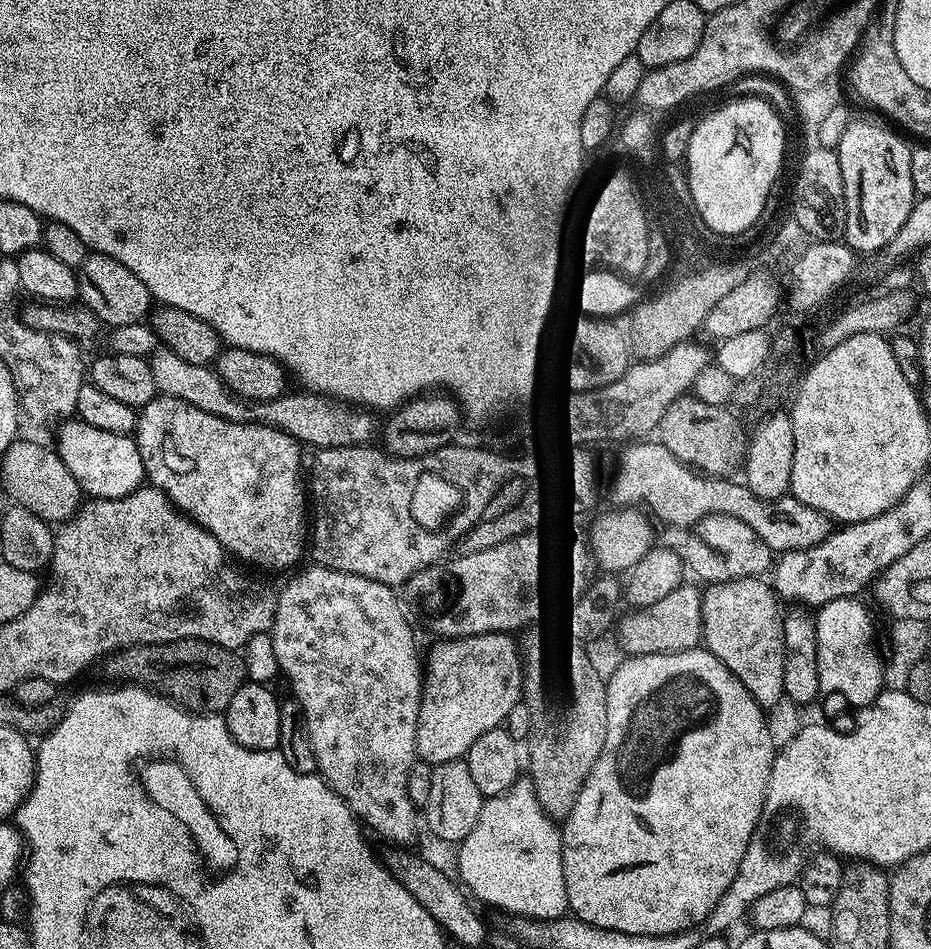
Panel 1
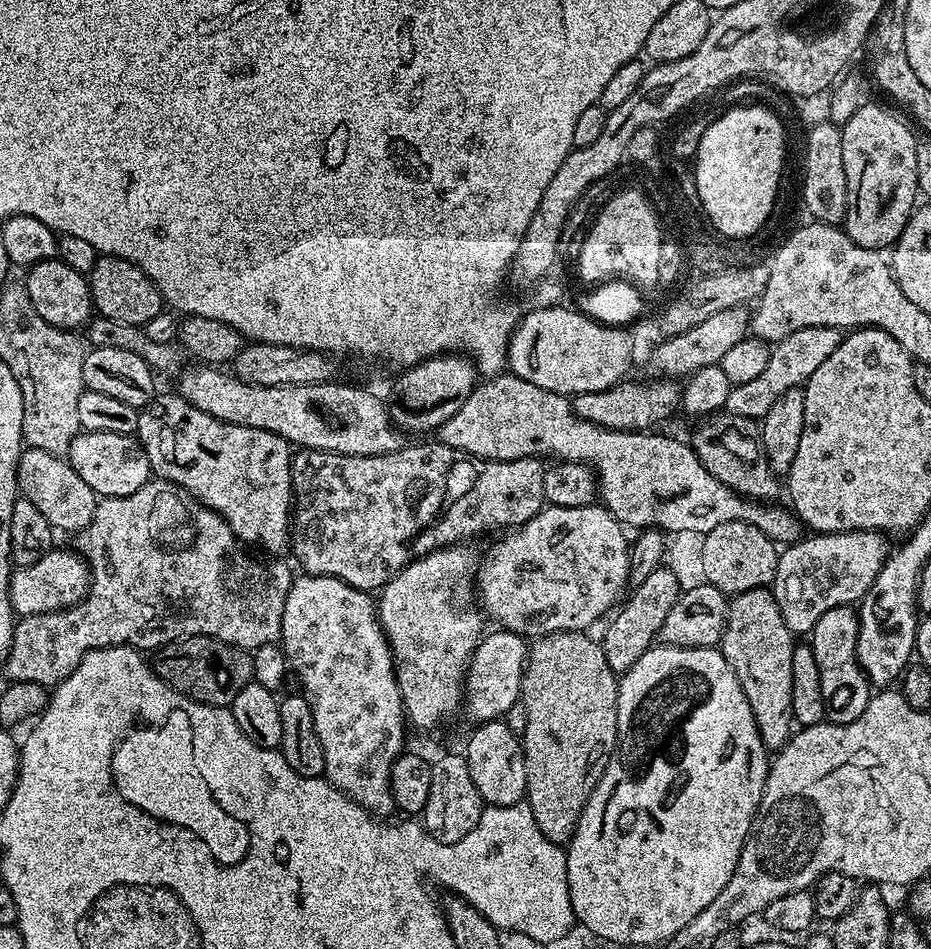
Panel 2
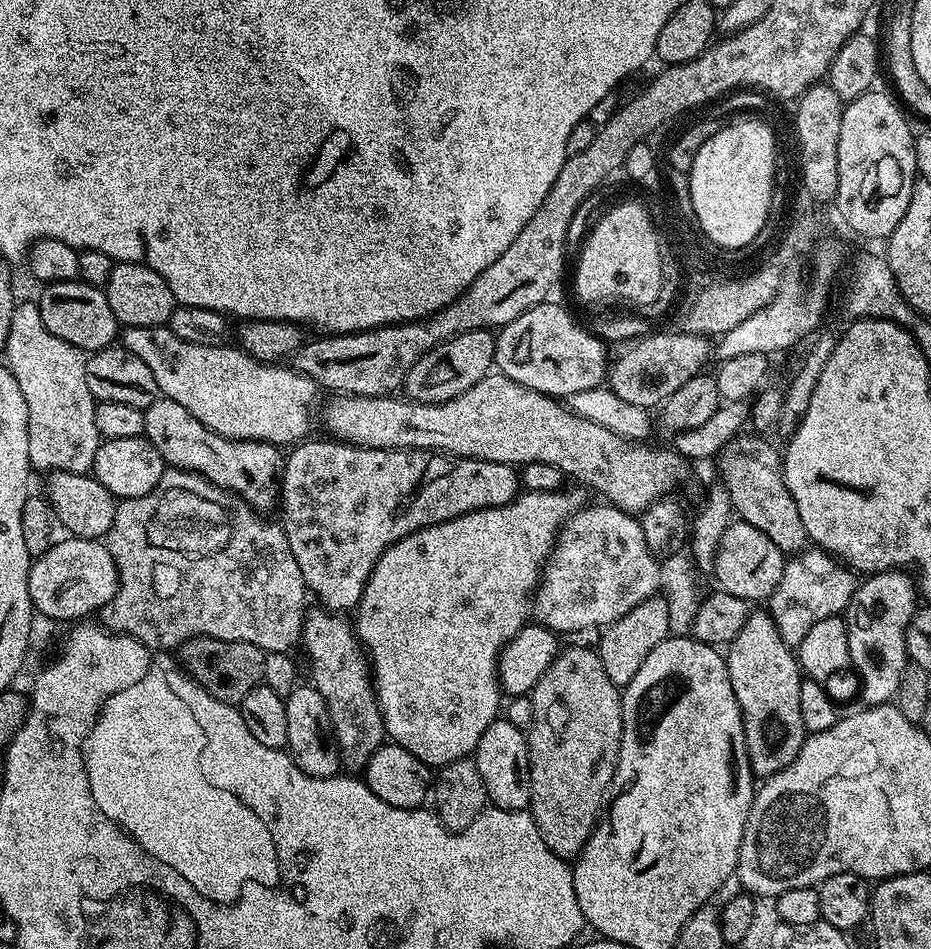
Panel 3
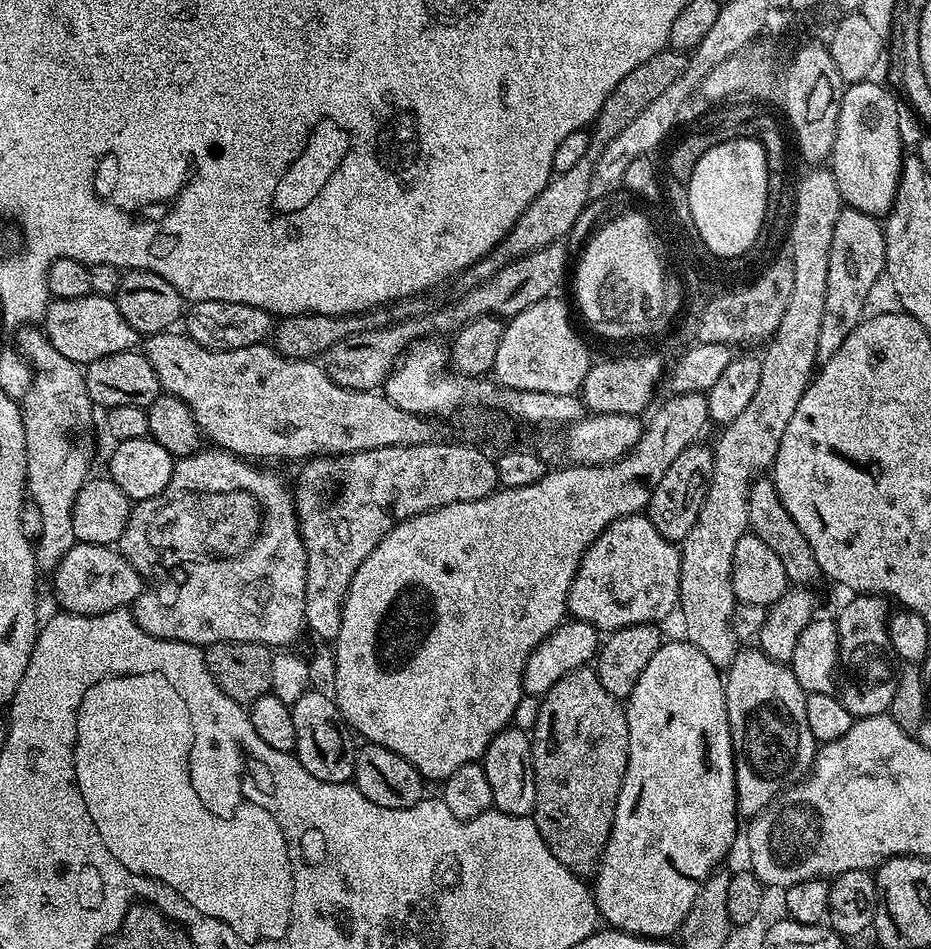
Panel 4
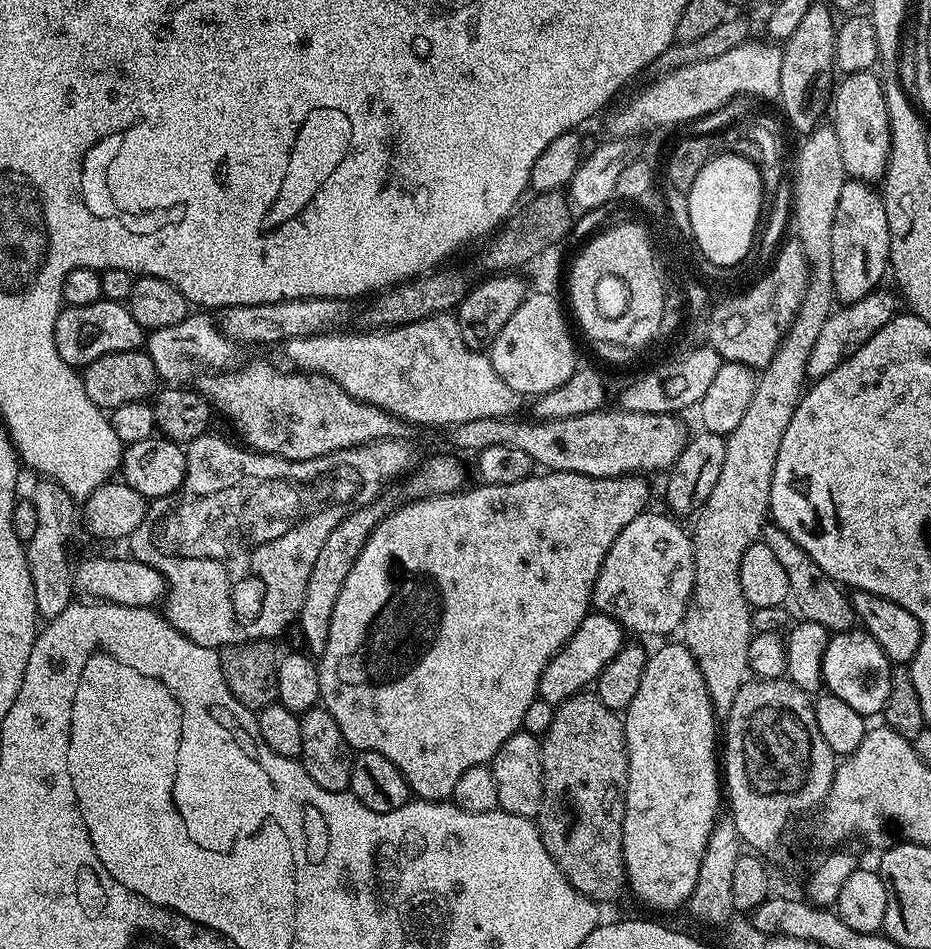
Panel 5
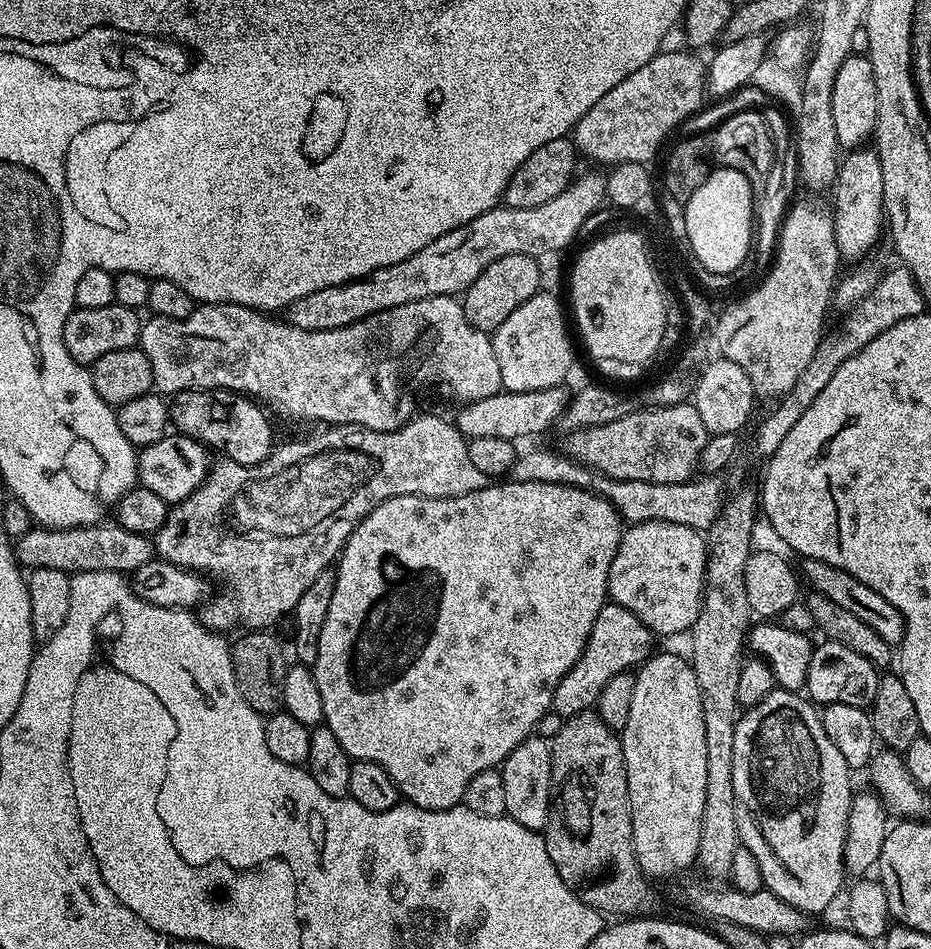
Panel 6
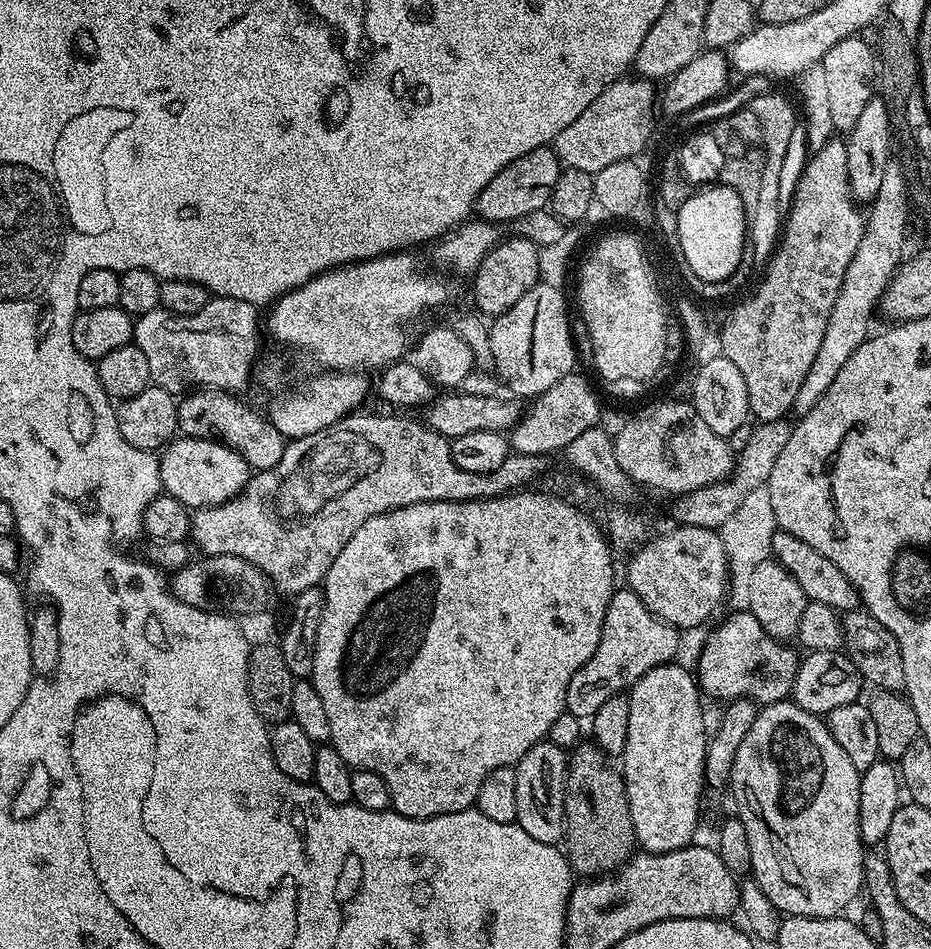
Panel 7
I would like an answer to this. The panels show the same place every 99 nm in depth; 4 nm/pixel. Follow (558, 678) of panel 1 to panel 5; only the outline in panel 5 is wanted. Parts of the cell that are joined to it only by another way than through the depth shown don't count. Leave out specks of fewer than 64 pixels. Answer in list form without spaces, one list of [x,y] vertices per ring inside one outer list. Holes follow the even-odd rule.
[[[585,690],[569,700],[563,700],[558,705],[554,720],[550,722],[550,730],[540,740],[540,757],[542,758],[542,770],[544,771],[544,797],[540,803],[538,813],[538,827],[540,837],[558,870],[574,886],[576,892],[580,892],[589,900],[603,902],[603,900],[616,900],[623,892],[626,892],[626,877],[624,874],[624,851],[622,850],[622,826],[624,825],[624,799],[626,798],[626,786],[628,785],[628,743],[624,737],[624,722],[617,713],[611,712],[606,706],[602,706],[595,691]]]

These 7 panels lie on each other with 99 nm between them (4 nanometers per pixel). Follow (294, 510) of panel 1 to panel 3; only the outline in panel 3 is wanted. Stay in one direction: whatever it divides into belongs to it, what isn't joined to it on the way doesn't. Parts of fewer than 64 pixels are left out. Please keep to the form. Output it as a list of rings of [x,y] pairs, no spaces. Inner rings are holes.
[[[158,398],[149,408],[143,409],[144,436],[162,454],[165,465],[196,472],[211,484],[241,496],[257,512],[275,509],[280,495],[280,477],[284,474],[285,453],[275,444],[257,440],[231,440],[214,430],[202,426],[186,406]]]

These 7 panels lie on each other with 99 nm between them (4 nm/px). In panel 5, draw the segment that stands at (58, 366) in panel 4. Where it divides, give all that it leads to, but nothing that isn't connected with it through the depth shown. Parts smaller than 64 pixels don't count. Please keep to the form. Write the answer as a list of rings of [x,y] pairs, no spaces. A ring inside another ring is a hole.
[[[51,478],[37,479],[30,499],[34,510],[38,510],[38,527],[34,538],[26,541],[30,582],[34,582],[34,606],[36,615],[47,622],[58,618],[66,606],[74,603],[74,564],[68,561],[68,543],[72,540],[76,528],[78,532],[78,504],[72,495]]]

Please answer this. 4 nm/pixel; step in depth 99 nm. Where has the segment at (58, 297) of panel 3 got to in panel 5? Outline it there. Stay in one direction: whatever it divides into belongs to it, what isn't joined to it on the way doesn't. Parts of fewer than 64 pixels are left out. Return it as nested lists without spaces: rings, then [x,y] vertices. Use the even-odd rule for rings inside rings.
[[[103,298],[90,306],[70,304],[61,307],[58,322],[54,326],[54,342],[58,346],[58,354],[62,354],[62,362],[77,370],[102,358],[102,354],[135,352],[145,340],[146,330],[134,322],[128,307]]]

